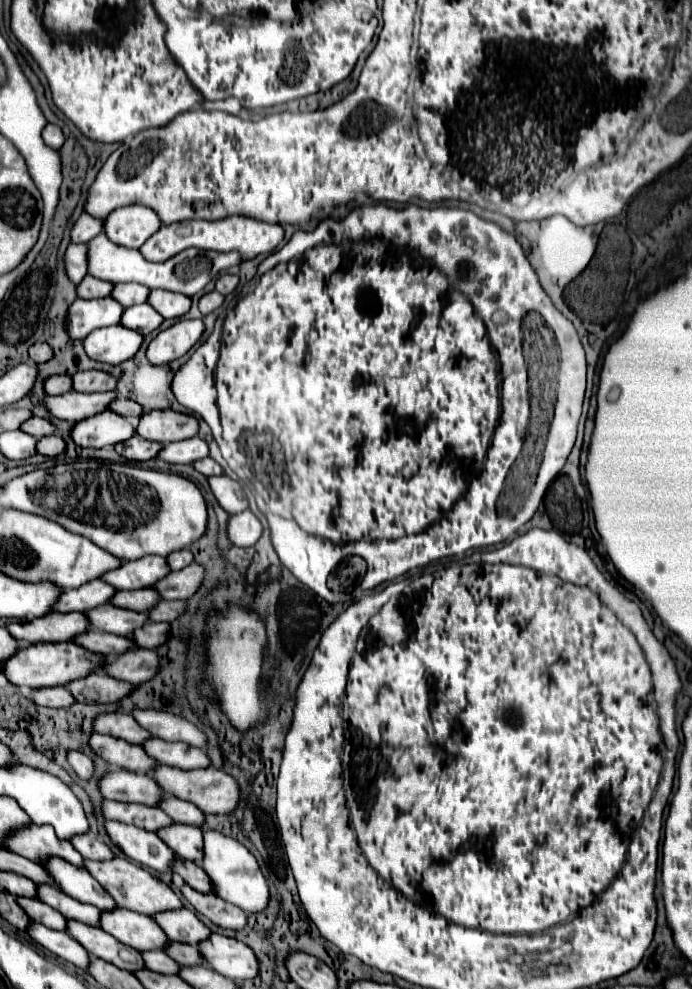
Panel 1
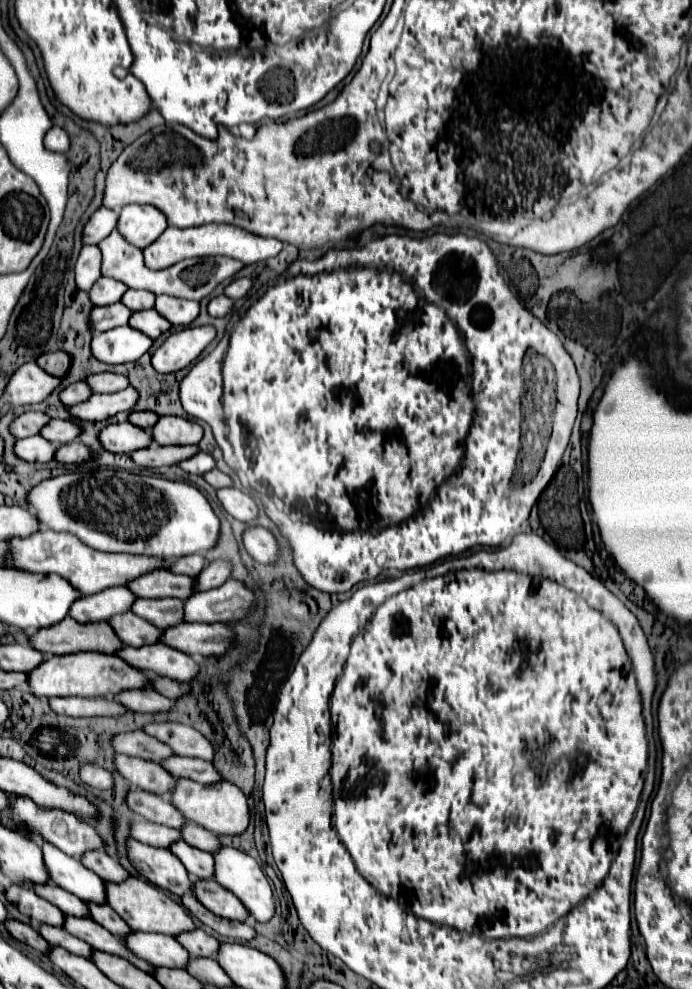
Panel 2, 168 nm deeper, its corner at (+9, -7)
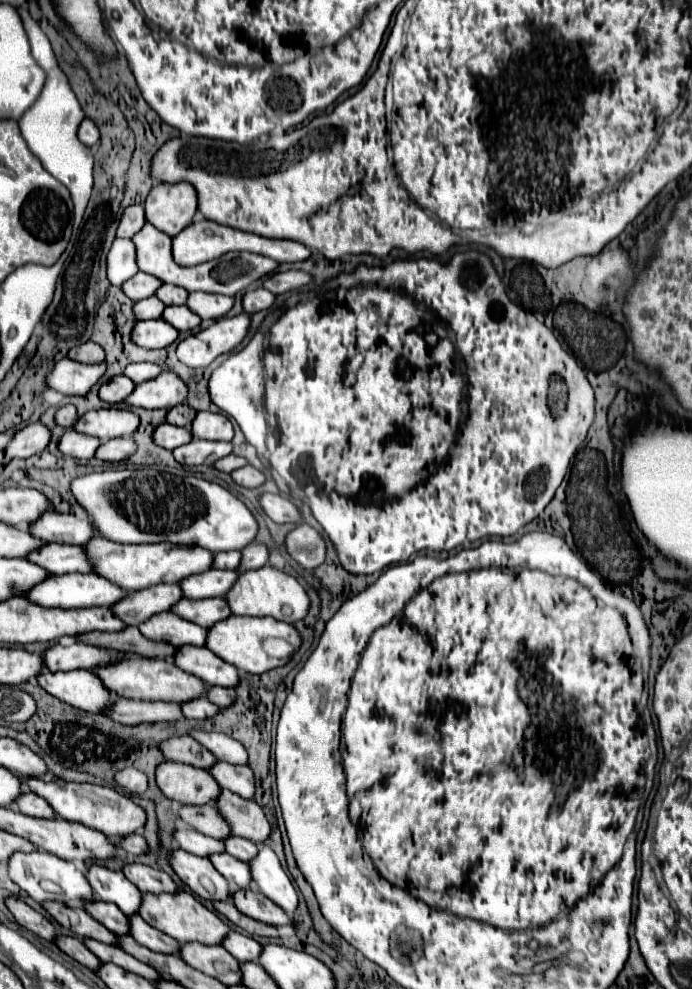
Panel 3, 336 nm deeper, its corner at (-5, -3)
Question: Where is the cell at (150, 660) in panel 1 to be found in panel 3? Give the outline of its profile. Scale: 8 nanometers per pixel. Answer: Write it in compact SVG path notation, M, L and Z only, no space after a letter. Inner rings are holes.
M210 687L206 693L206 699L210 699L212 703L216 703L218 707L230 707L230 703L234 703L234 689L224 689L224 687Z

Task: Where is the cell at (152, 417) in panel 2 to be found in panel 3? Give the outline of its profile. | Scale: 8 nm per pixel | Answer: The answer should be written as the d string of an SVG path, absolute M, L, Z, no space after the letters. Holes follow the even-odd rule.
M176 405L176 407L172 407L170 411L168 411L168 423L172 423L172 425L180 425L180 427L190 427L190 423L194 421L194 415L196 415L196 411L192 409L192 407L188 407L188 405Z

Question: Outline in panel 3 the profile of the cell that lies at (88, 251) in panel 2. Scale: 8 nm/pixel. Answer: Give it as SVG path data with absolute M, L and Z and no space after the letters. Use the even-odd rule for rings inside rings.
M116 239L108 253L108 279L114 285L126 283L126 279L138 273L136 251L132 239Z

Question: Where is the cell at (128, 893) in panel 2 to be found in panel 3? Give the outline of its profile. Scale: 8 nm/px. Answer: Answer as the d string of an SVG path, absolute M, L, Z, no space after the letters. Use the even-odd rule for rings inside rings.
M180 891L176 895L162 893L162 895L144 895L140 905L140 917L156 927L158 931L174 937L180 943L202 943L202 945L222 945L222 939L230 933L230 927L210 909L206 909L198 899L194 899L190 893Z

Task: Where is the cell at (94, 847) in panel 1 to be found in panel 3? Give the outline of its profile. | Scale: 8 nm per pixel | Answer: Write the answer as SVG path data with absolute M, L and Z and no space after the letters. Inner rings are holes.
M128 863L124 867L124 875L142 891L142 893L178 893L180 887L176 881L160 869L142 865L142 863Z

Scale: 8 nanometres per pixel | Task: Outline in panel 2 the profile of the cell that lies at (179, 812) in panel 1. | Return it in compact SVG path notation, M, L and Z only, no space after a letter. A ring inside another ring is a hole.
M186 821L184 827L180 829L180 833L182 833L182 839L188 845L198 847L202 851L216 851L220 847L220 843L218 843L218 839L216 839L216 835L212 831L204 829L204 827L200 827L200 825L192 823L192 821Z

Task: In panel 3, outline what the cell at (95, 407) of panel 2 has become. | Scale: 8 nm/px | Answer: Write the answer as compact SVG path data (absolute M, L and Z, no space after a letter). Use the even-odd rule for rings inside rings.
M162 371L156 379L140 383L126 401L144 409L172 409L186 403L186 399L188 385L174 371Z

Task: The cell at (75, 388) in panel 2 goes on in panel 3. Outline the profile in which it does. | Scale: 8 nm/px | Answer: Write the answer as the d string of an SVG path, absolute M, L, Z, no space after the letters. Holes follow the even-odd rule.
M126 375L114 377L100 387L100 399L104 399L106 403L120 403L134 391L134 387L134 381L126 379Z

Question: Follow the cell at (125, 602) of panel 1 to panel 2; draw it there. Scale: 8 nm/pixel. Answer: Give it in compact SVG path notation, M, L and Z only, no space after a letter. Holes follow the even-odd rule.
M136 599L132 603L132 613L154 623L154 627L168 629L182 621L182 601L180 599Z

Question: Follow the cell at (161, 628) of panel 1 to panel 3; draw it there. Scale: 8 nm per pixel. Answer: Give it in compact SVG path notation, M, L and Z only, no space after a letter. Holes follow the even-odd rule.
M228 617L220 623L216 623L214 627L208 629L208 641L206 641L206 647L218 655L220 659L224 659L226 663L238 667L240 671L244 673L252 673L252 675L262 675L270 669L276 669L276 667L282 667L286 665L288 661L286 659L280 659L280 657L272 657L264 651L262 643L268 639L268 637L274 637L274 639L284 639L286 643L290 643L294 649L298 649L302 645L302 637L298 633L298 629L290 623L284 623L284 621L278 621L278 619L272 619L272 617Z

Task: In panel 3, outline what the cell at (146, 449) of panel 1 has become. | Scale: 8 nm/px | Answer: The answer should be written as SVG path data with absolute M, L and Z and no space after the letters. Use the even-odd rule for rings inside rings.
M194 439L188 445L182 445L174 451L174 457L182 465L212 465L214 461L232 453L232 443L202 441Z

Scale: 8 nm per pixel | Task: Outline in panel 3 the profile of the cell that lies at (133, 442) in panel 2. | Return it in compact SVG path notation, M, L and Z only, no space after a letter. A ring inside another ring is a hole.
M164 423L160 425L156 431L154 431L154 441L168 449L168 451L174 451L176 447L182 447L186 443L192 441L192 431L186 429L186 427L178 427L178 425L170 425L170 423Z

